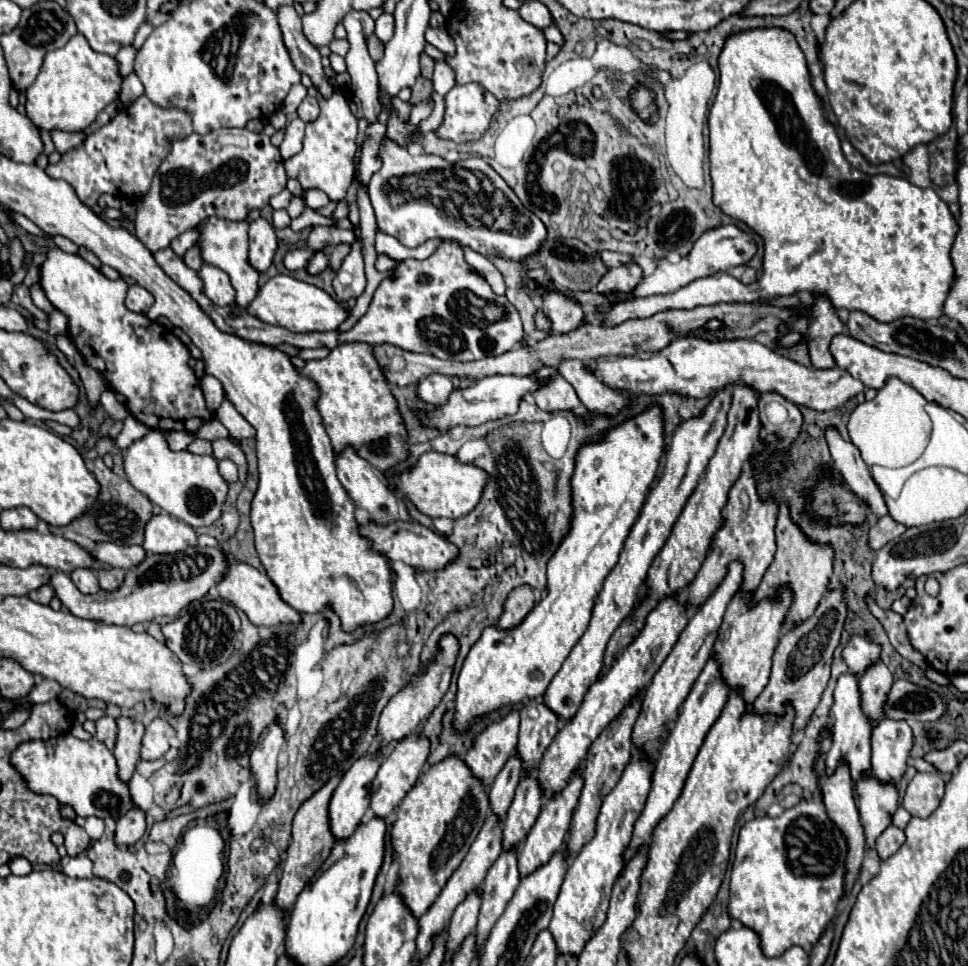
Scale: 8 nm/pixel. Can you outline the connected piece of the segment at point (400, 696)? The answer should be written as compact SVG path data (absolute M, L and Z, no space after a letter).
M445 635L441 639L441 653L439 657L429 665L427 673L421 677L415 677L403 691L399 691L383 709L381 717L379 717L379 727L377 727L377 749L385 751L391 743L401 741L405 737L411 737L413 733L417 733L419 725L431 715L431 711L439 705L441 697L445 695L449 681L451 681L451 669L455 665L457 659L457 651L459 651L459 643L453 635Z

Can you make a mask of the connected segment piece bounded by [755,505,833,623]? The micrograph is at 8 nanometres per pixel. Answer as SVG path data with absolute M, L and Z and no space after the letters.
M785 505L779 507L777 513L777 527L775 527L775 541L777 541L777 551L775 559L769 565L769 569L763 575L763 581L759 589L755 591L757 599L765 599L765 595L773 595L773 587L781 587L781 583L789 583L793 587L793 607L789 607L789 619L785 623L803 623L813 615L817 609L817 603L825 597L829 577L833 573L833 549L821 547L811 543L789 519L789 509Z

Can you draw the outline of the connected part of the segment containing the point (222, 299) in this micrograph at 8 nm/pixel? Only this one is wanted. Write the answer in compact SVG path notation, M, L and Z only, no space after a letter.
M203 265L201 271L199 271L203 283L205 283L205 295L215 303L215 305L229 305L229 303L235 303L235 291L233 291L233 285L229 281L229 277L213 267L213 265Z

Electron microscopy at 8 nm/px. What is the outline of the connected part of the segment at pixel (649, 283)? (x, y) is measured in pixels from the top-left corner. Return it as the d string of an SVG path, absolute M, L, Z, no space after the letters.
M725 225L725 227L717 227L717 229L711 229L711 231L705 231L701 235L701 239L695 243L693 251L689 253L689 257L681 259L677 265L669 263L667 259L661 259L657 263L657 269L653 275L645 277L639 287L633 291L631 297L651 297L651 295L665 295L665 293L673 293L685 285L689 285L691 281L699 279L699 277L707 277L711 271L717 271L717 269L723 269L723 271L729 271L731 267L737 267L737 265L743 265L747 263L753 255L757 253L757 245L755 241L743 233L741 229L737 229L735 225Z

